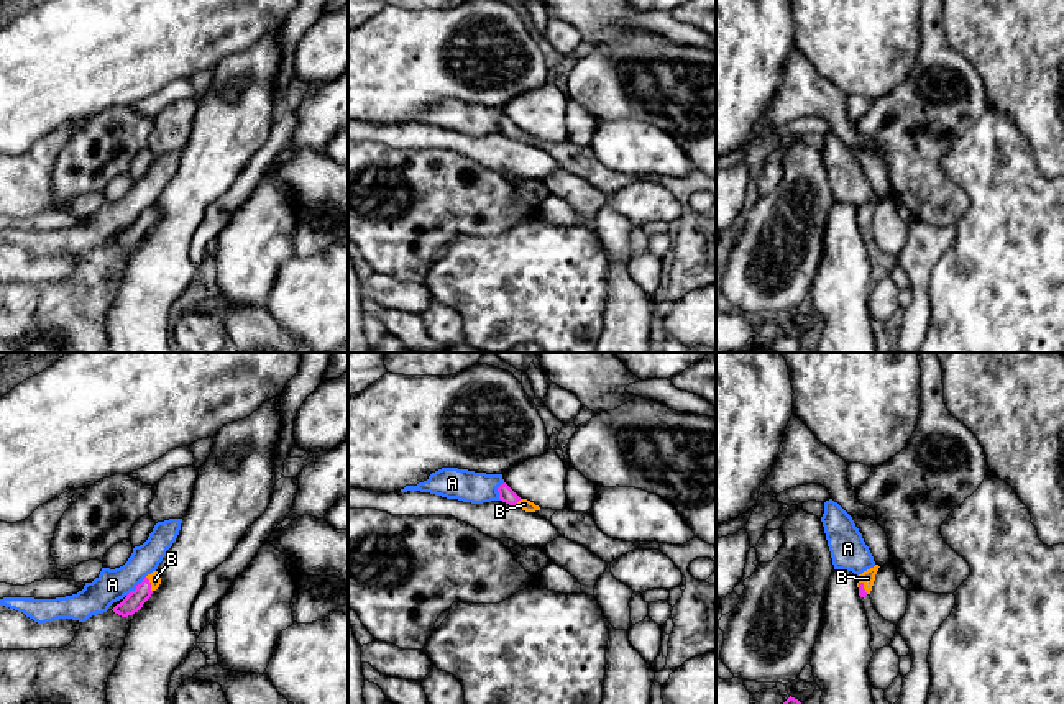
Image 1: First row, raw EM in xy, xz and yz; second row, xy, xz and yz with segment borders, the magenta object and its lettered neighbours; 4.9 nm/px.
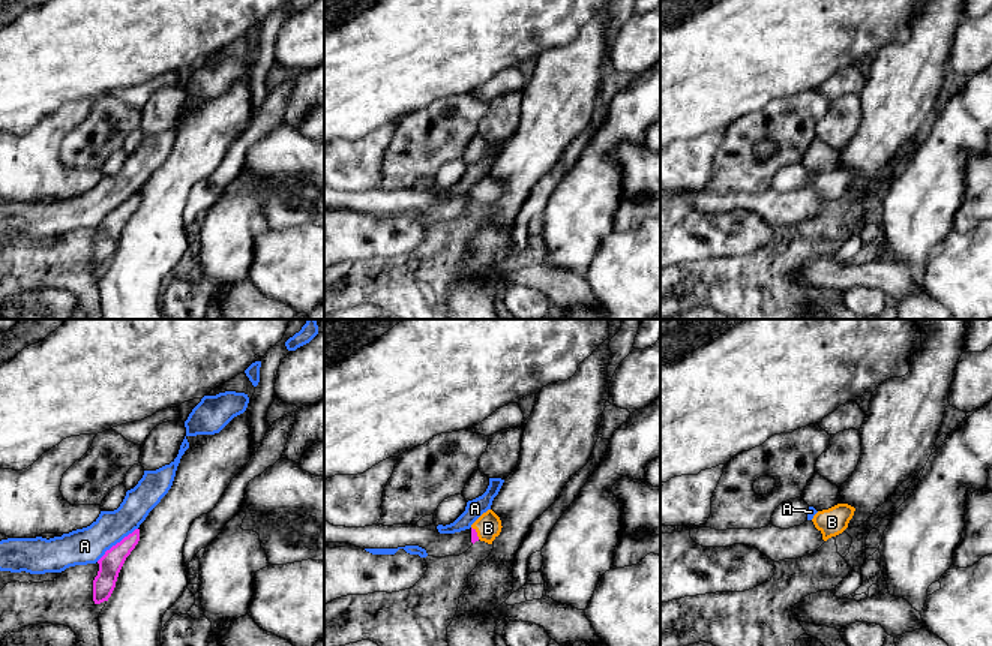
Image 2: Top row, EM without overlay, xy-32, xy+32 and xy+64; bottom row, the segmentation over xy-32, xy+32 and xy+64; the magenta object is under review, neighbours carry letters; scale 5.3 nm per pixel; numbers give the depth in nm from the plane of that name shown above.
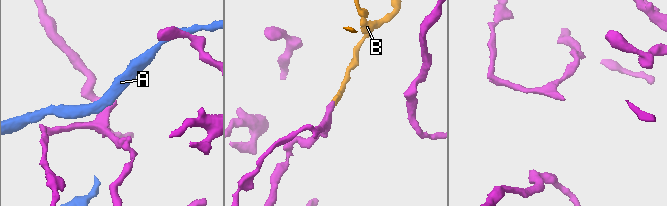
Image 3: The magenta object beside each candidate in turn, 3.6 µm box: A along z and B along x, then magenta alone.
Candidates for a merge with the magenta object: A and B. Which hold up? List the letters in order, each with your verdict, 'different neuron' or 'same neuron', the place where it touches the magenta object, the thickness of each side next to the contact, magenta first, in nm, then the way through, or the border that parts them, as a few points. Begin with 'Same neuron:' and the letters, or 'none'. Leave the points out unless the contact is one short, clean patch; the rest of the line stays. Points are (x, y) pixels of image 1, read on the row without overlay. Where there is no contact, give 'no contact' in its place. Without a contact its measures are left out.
Same neuron: B
A: different neuron; contact xy (137, 219); calibres 90 and 160 nm
B: same neuron; contact xy (150, 217); calibres 90 and 60 nm; way xy (135, 232), (150, 217), (155, 212)

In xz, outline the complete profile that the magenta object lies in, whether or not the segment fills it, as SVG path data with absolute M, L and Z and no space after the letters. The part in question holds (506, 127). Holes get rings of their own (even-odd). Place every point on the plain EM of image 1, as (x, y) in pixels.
M506 115L498 120L499 131L509 138L516 138L525 144L540 143L539 138L527 131L521 131Z

